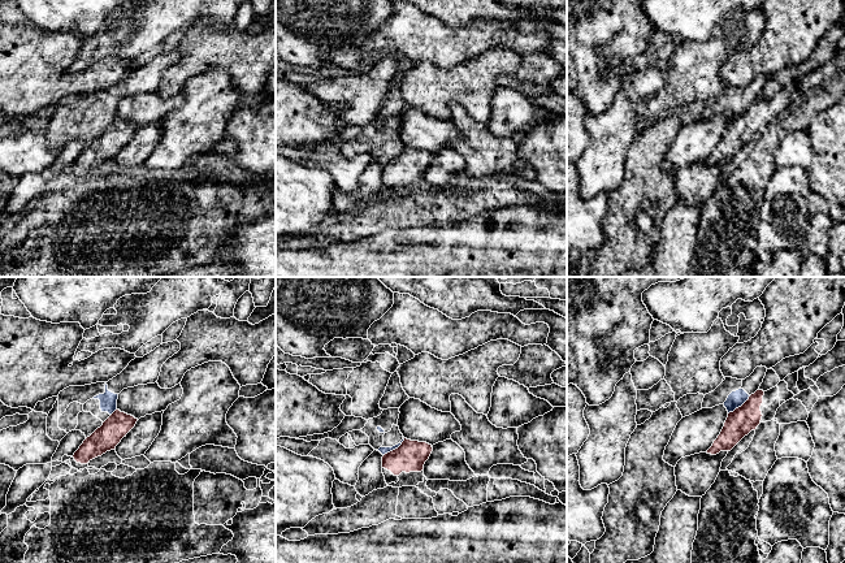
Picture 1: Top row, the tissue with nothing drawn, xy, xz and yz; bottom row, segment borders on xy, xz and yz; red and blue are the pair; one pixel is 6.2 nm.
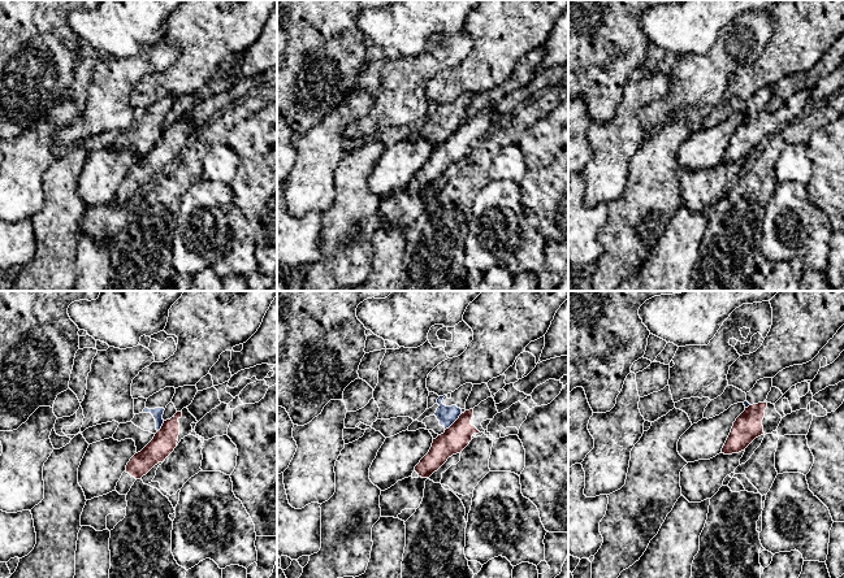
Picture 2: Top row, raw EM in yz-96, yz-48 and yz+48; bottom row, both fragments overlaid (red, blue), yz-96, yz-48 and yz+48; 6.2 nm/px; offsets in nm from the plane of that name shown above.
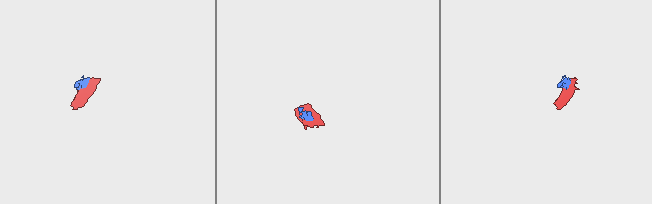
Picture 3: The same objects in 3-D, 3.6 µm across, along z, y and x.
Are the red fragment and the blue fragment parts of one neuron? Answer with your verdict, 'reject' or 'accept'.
reject

